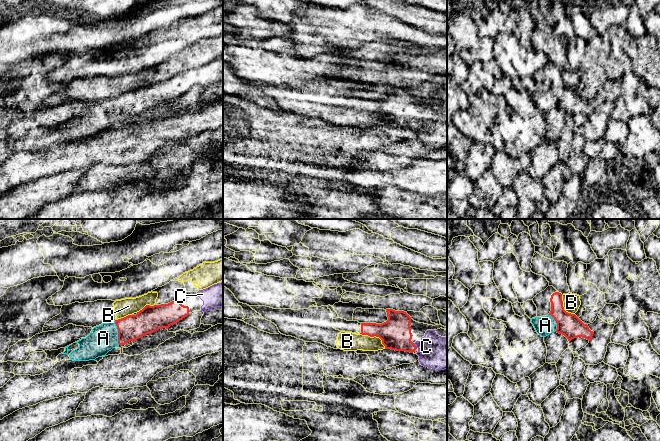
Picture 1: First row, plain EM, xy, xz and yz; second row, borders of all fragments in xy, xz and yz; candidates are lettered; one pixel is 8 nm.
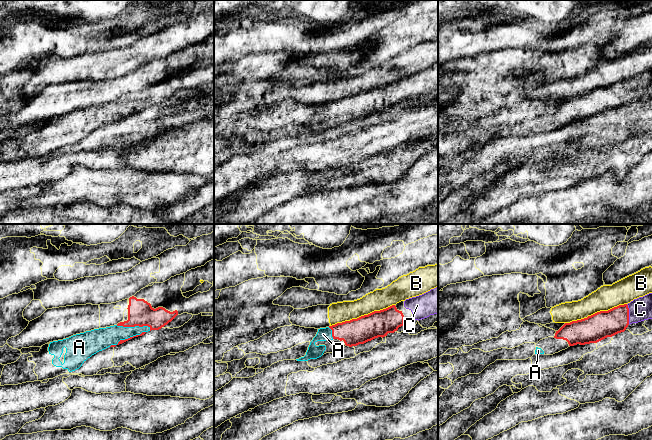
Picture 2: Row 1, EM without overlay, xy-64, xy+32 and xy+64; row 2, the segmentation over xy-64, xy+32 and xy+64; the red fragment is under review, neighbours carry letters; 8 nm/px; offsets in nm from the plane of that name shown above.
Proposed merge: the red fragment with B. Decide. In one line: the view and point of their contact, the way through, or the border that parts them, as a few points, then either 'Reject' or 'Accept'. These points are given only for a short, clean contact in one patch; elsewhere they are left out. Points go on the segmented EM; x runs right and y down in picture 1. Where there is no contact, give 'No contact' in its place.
Touches red at xz (375, 335). Reject

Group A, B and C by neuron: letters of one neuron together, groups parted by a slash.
A C / B

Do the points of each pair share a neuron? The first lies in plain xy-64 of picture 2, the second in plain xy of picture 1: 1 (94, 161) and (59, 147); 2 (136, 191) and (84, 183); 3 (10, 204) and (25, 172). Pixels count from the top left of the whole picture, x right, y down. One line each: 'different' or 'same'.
1: same
2: same
3: different

